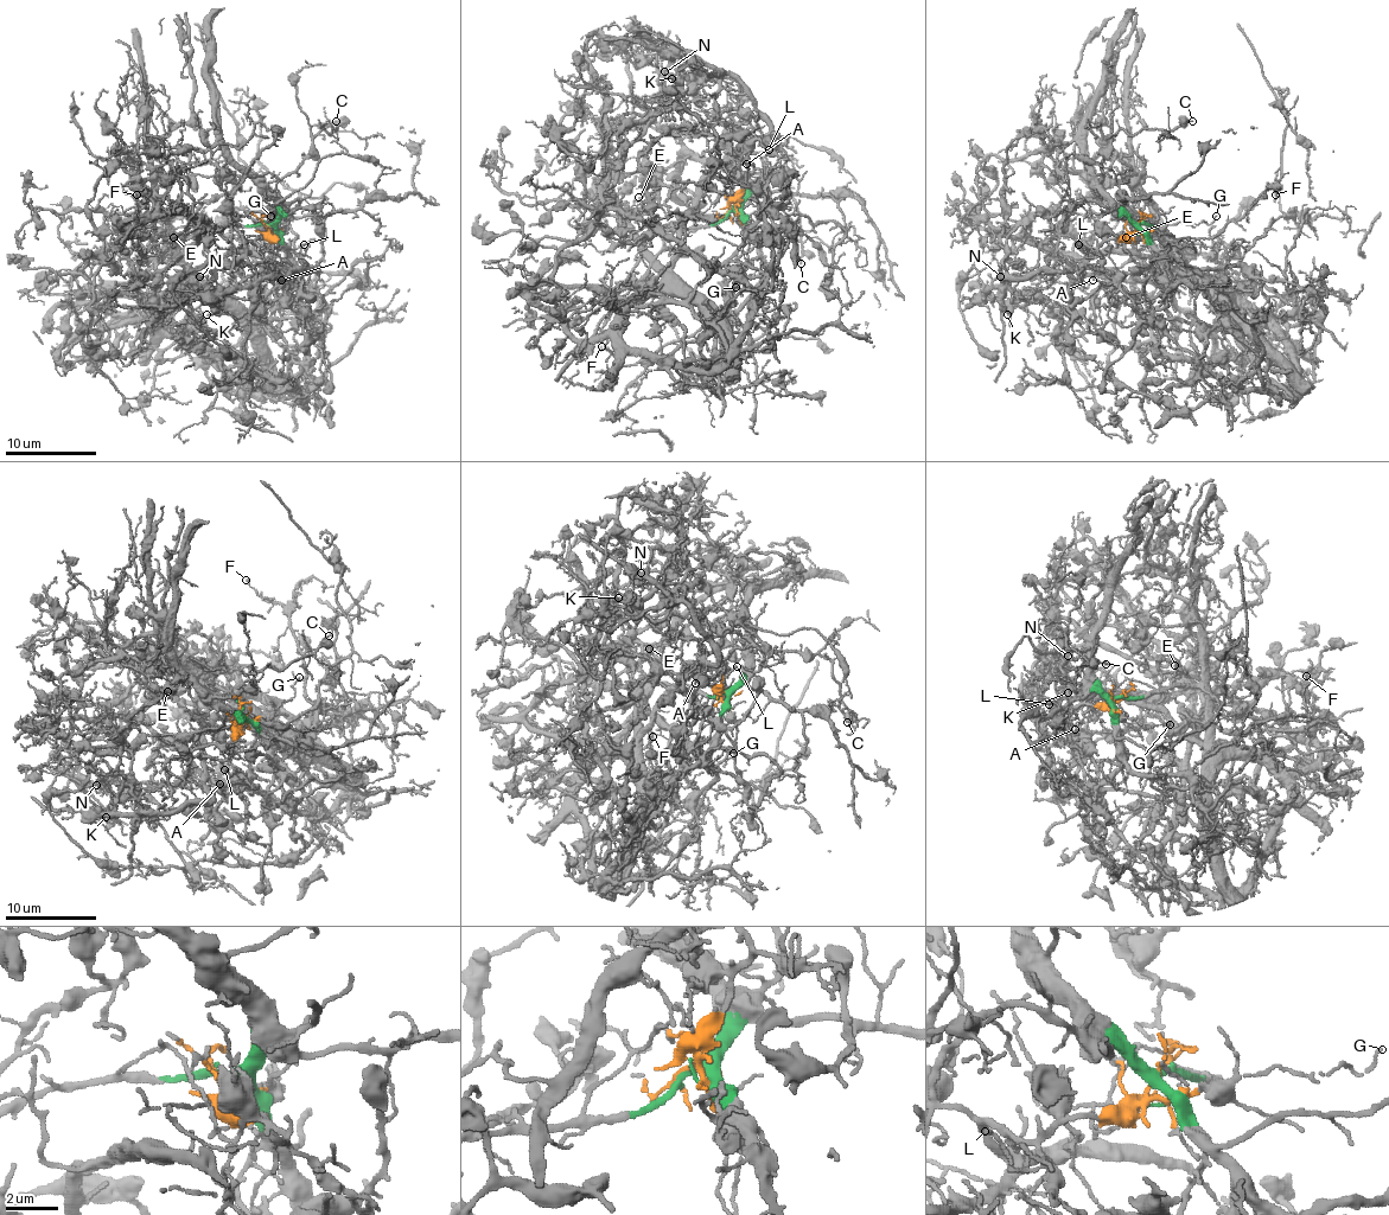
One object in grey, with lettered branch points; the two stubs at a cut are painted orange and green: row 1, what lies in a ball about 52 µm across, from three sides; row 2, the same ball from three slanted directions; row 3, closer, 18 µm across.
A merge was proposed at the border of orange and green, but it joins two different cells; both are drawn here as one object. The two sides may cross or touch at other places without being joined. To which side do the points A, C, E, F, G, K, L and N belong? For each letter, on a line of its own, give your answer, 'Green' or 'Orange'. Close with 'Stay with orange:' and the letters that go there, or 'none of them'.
A: Orange
C: Green
E: Orange
F: Green
G: Orange
K: Orange
L: Orange
N: Orange
Stay with orange: A, E, G, K, L, N

